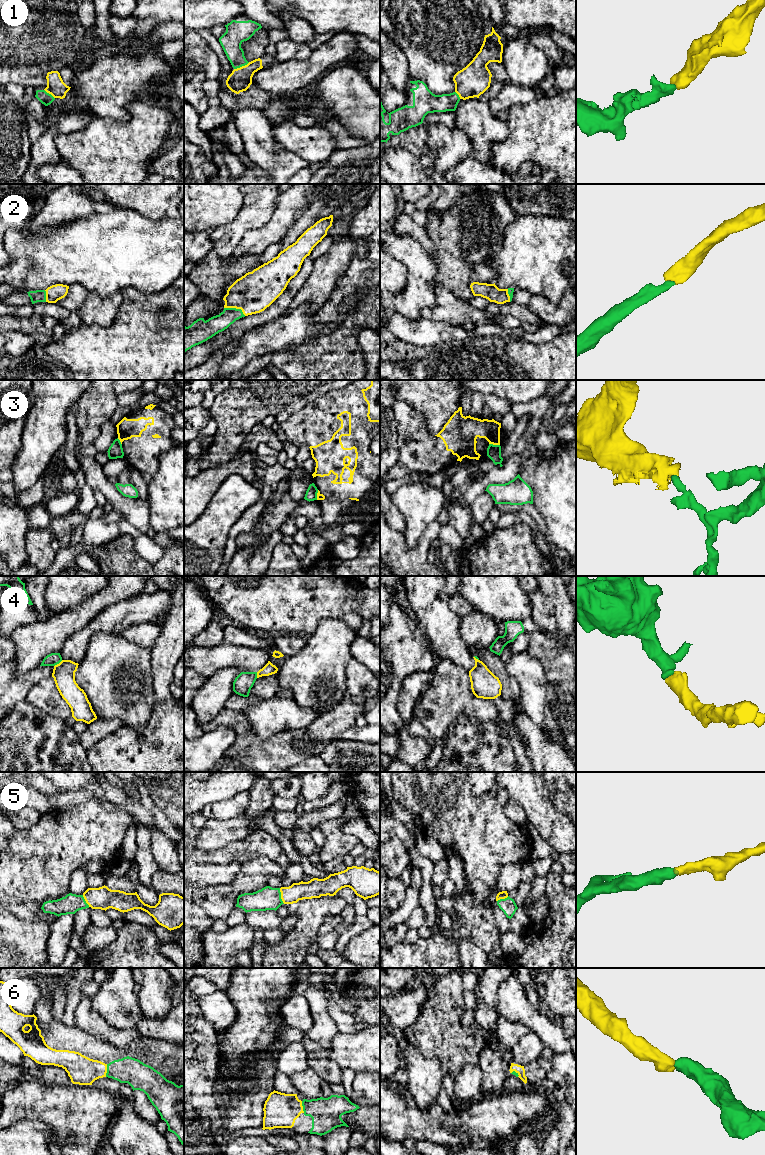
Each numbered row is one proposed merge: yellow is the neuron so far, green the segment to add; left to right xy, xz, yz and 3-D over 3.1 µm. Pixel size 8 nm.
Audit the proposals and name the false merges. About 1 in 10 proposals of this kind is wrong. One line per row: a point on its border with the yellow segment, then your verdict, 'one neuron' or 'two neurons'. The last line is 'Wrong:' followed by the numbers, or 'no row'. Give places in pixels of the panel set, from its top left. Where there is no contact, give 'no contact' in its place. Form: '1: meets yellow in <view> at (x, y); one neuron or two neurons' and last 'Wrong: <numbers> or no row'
1: meets yellow in xz at (242, 66); one neuron
2: meets yellow in xz at (235, 307); one neuron
3: meets yellow in yz at (494, 444); two neurons
4: meets yellow in xy at (59, 663); one neuron
5: meets yellow in xz at (281, 896); one neuron
6: meets yellow in xy at (106, 1070); one neuron
Wrong: 3

